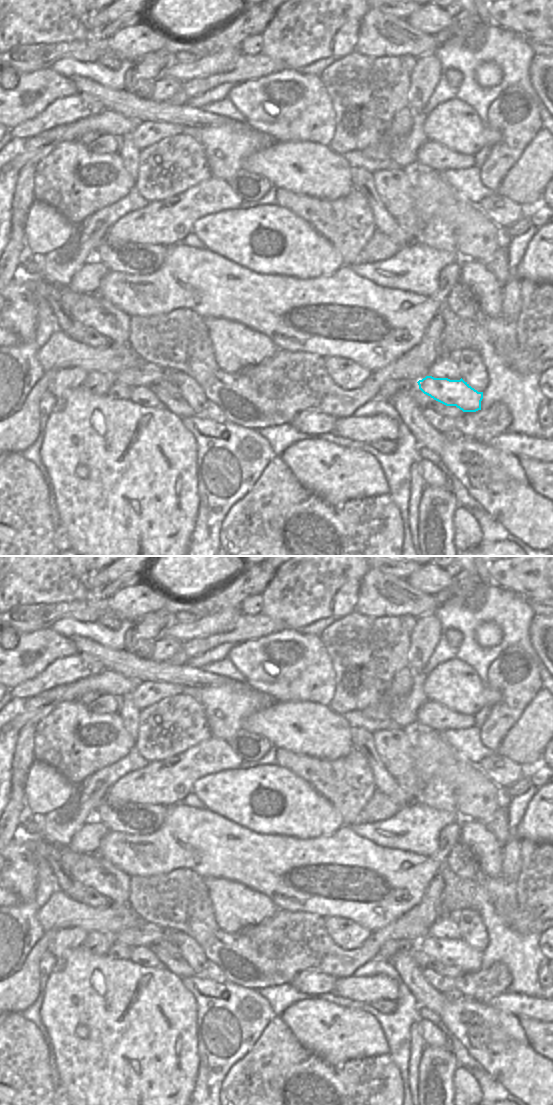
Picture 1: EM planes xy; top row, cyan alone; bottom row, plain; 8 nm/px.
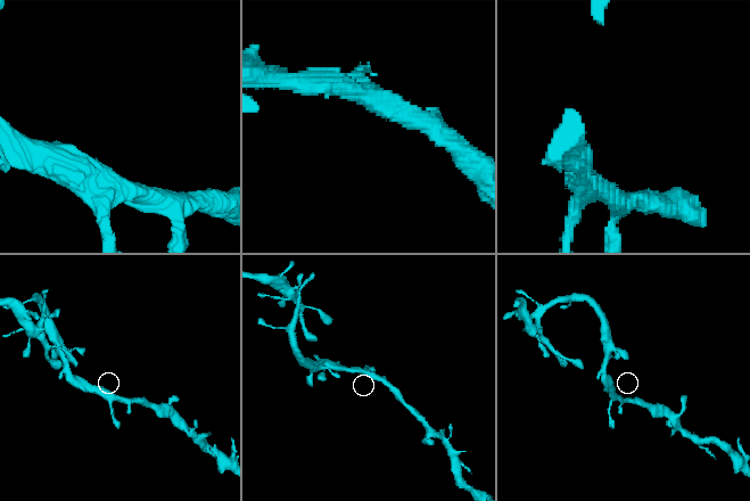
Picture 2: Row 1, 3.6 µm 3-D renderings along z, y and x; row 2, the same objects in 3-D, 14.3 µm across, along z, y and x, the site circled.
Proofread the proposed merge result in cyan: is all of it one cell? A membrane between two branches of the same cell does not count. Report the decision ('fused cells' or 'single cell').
single cell

